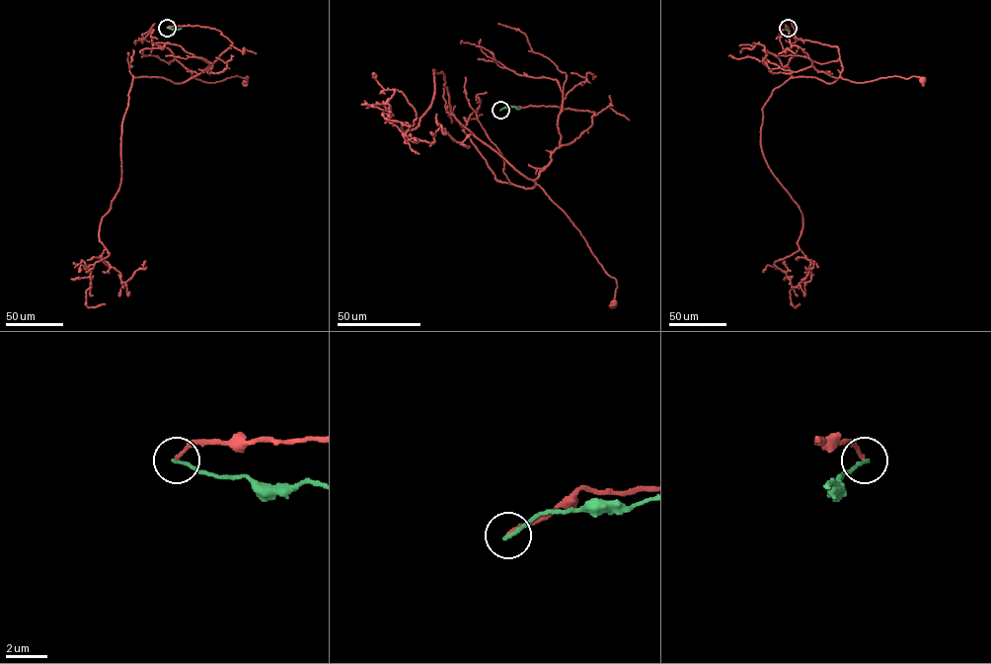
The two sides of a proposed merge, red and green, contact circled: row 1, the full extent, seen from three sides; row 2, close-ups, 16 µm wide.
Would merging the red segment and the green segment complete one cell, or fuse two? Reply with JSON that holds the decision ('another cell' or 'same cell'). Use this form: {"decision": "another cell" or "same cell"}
{"decision": "another cell"}

